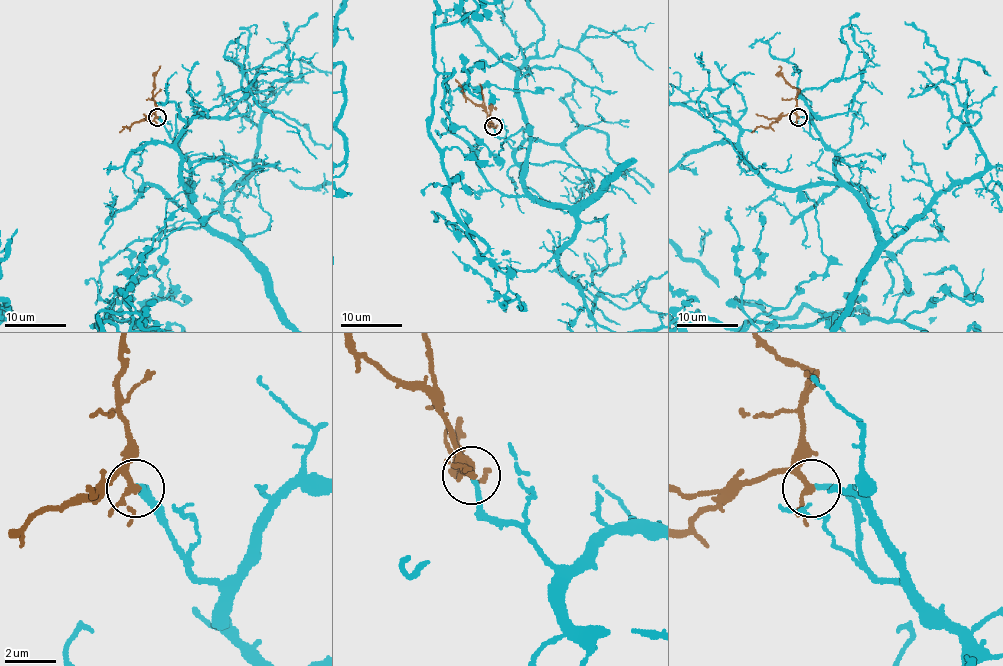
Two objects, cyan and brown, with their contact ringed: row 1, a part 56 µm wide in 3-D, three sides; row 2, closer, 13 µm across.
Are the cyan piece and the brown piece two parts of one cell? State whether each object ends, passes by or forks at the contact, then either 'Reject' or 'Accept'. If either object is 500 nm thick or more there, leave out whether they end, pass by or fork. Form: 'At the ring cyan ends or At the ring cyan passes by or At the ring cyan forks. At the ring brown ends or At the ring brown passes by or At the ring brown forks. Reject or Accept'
At the ring cyan ends. At the ring brown forks. Accept

